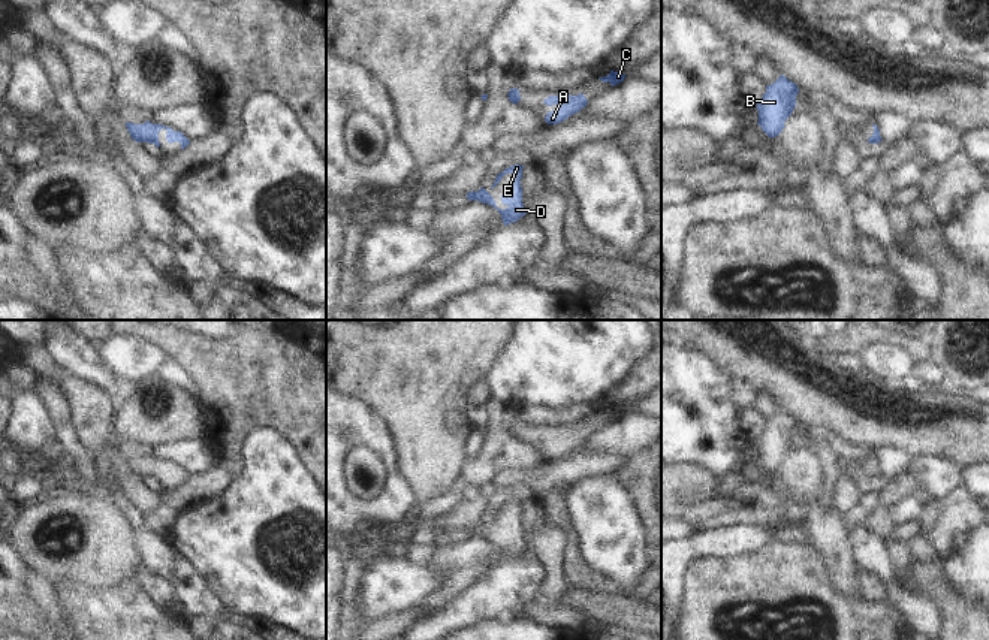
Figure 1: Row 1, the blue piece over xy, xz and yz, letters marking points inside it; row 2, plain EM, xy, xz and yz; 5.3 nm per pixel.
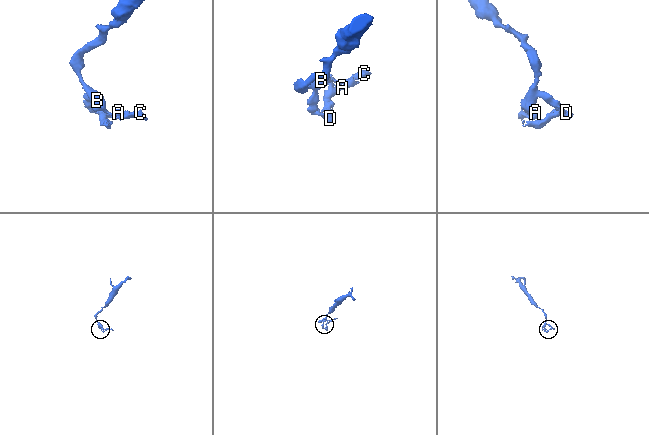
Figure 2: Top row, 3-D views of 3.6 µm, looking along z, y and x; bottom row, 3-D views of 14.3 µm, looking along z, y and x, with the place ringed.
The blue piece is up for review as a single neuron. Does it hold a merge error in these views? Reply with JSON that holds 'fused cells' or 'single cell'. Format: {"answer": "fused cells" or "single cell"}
{"answer": "single cell"}

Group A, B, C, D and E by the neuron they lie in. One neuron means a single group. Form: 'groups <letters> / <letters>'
groups A B C D E

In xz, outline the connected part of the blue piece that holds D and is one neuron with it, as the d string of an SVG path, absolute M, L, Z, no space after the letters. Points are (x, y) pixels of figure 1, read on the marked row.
M513 164L507 169L504 169L501 173L497 175L495 182L491 187L491 188L494 188L506 173L516 175L516 179L510 182L512 187L504 188L504 191L501 194L501 202L503 202L503 205L507 206L506 209L500 209L495 205L494 197L483 187L479 191L467 193L467 199L479 200L482 203L488 203L488 205L494 206L501 214L504 226L518 221L521 217L524 217L527 214L527 211L524 209L524 203L522 203L522 187L521 187L522 169L524 169L524 166L521 166L521 164Z

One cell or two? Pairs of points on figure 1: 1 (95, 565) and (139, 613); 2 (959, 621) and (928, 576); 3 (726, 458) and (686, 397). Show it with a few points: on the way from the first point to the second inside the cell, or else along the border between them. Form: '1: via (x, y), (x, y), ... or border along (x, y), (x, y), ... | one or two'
1: border along (135, 577), (106, 586), (78, 583) | two
2: via (958, 610), (938, 586) | one
3: via (715, 441), (700, 425), (700, 410) | one

